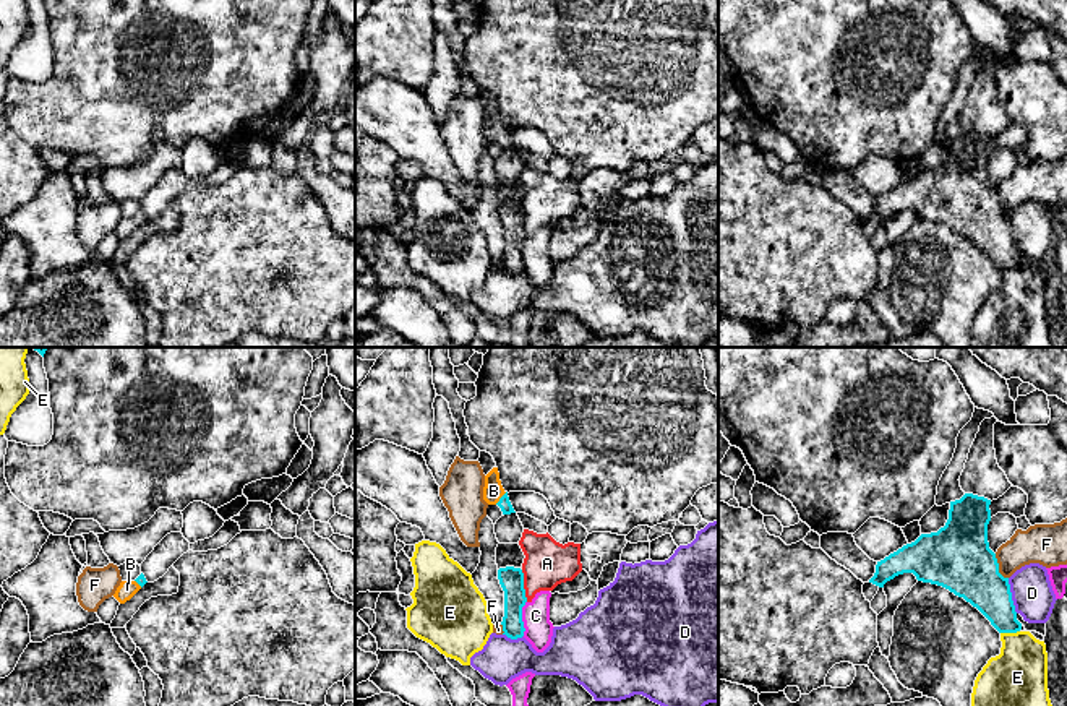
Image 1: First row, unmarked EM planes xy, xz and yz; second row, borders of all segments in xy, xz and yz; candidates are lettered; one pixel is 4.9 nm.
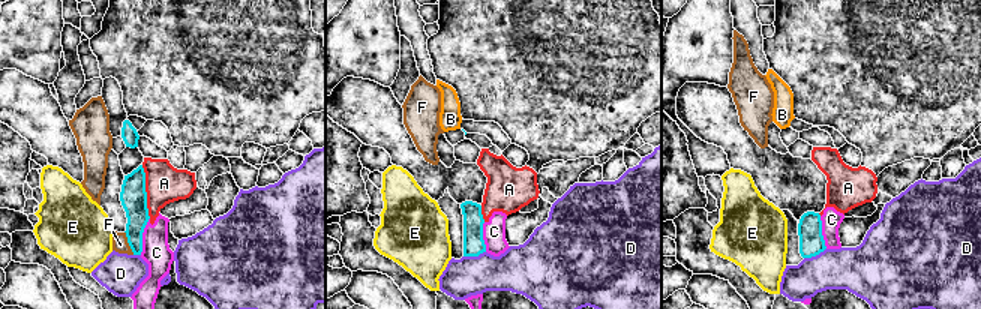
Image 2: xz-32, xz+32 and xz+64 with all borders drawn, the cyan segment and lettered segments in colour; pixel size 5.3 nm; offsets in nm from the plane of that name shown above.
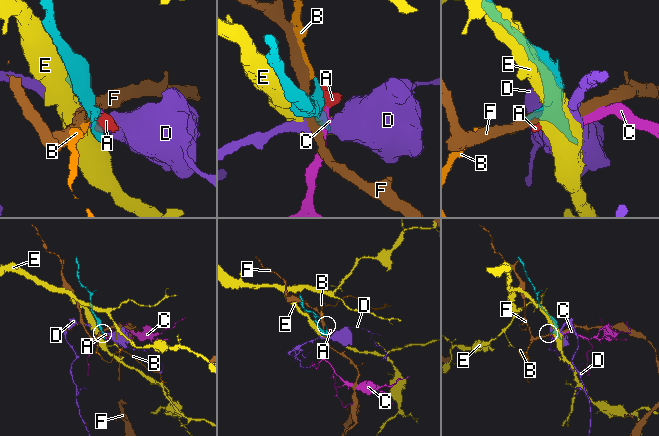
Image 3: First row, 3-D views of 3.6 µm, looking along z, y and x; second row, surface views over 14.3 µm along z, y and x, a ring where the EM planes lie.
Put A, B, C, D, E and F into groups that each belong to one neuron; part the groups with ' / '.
A C / B / D / E / F

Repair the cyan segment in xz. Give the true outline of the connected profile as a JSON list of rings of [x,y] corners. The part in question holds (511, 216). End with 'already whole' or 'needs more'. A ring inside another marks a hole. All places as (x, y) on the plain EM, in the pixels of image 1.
[[[506,203],[498,206],[498,216],[504,227],[503,271],[511,276],[524,273],[522,243],[527,239],[524,209],[521,204]]]; already whole

